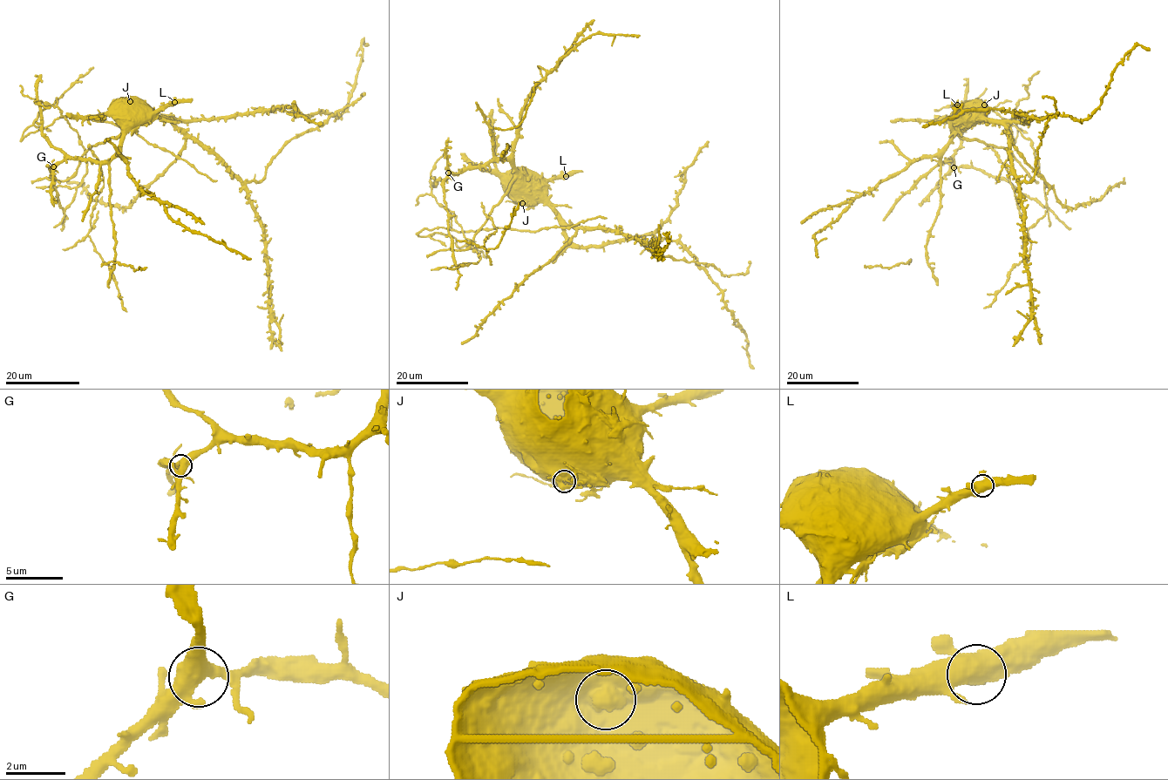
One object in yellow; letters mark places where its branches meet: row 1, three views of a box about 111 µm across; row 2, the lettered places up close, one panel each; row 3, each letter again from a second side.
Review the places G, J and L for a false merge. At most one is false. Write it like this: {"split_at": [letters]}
{"split_at": ["J"]}

